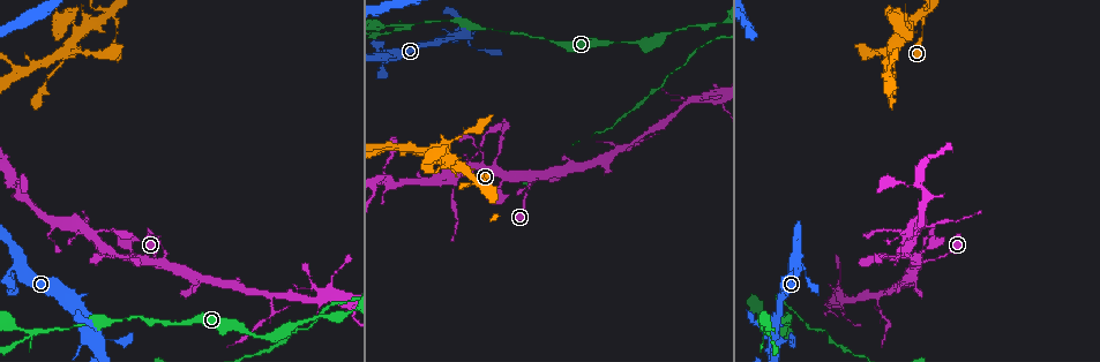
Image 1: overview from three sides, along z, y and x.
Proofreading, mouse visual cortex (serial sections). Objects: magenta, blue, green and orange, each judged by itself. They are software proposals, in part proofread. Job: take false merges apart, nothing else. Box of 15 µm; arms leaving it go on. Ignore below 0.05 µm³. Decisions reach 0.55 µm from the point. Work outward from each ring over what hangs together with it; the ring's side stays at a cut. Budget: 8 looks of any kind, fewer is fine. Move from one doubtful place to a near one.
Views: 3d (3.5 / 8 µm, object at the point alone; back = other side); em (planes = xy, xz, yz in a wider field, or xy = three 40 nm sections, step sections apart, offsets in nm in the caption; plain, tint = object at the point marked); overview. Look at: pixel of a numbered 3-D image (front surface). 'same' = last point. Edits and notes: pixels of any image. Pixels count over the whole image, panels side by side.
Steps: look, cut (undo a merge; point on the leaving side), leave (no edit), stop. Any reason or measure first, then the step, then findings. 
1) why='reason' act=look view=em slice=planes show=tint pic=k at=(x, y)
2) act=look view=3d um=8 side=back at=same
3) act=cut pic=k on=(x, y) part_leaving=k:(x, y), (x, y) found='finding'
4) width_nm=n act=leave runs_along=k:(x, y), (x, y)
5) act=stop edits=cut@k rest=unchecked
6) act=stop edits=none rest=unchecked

why='four arms meet' act=look view=3d um=3.5 side=back pic=1 at=(113, 18)

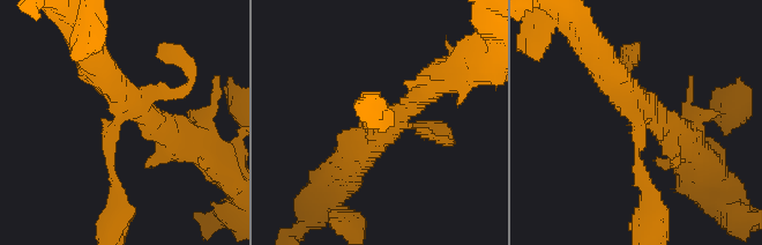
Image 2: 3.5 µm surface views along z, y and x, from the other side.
arms=4 arm_widths_nm=100,150,350,400 act=look view=em slice=xy step=3 show=tint pic=2 at=(639, 115)

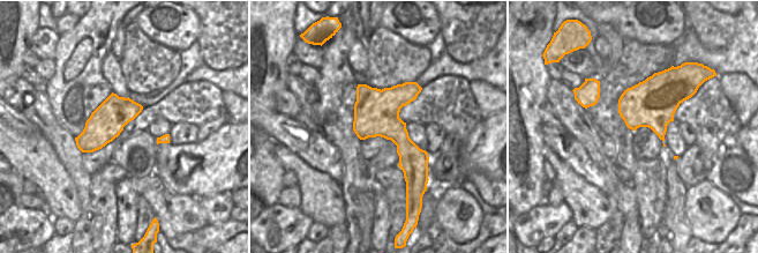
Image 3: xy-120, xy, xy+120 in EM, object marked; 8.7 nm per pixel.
act=leave runs_along=2:(116, 187), (109, 134), (126, 113), (179, 134) found='continuous, no second cell'

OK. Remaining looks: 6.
why='four or more arms meet' act=look view=3d um=3.5 side=back pic=1 at=(68, 45)

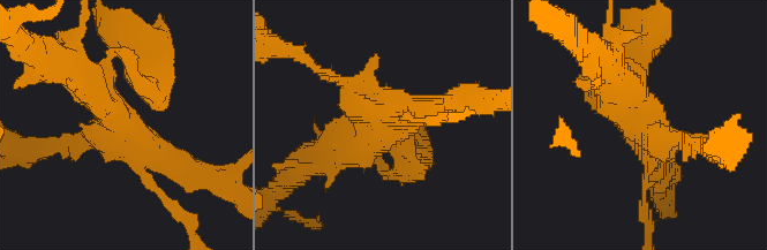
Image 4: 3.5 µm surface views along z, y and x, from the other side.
arms=4 arm_widths_nm=100,200,350,500 act=look view=em slice=xy step=2 show=tint pic=4 at=(383, 123)

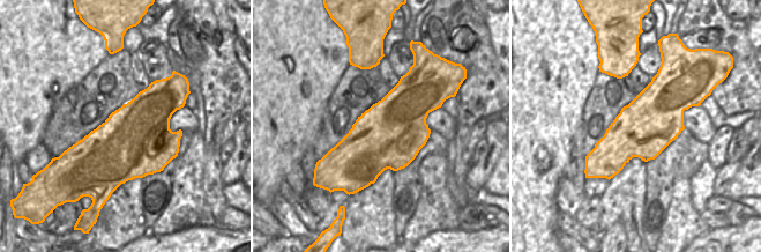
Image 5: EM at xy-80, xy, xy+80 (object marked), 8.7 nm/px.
act=leave runs_along=4:(76, 74), (143, 144), (186, 165) found='one cell here'

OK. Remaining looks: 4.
why='four-way junction' act=look view=3d um=8 pic=1 at=(98, 338)

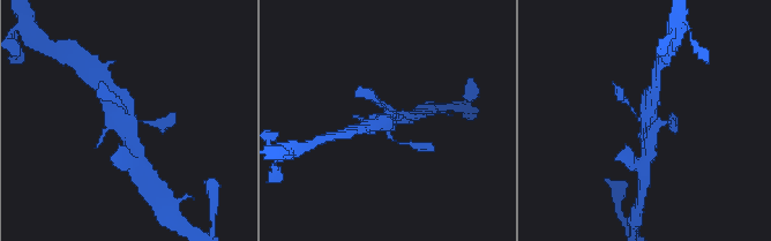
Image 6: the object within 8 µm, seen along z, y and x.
why='now the EM' act=look view=em slice=xy step=2 show=tint pic=6 at=(655, 123)

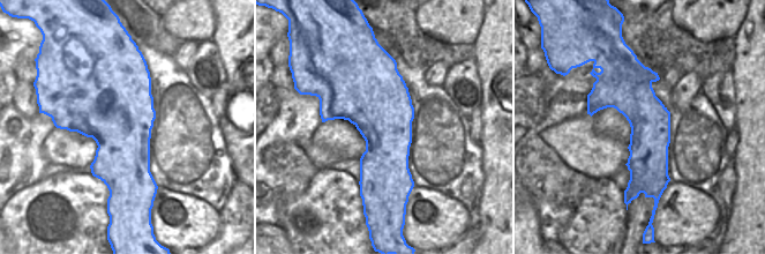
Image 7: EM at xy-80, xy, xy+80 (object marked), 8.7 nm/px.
act=leave runs_along=7:(638, 66), (647, 186) found='one cell here'

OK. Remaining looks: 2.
act=stop edits=none rest=unchecked

